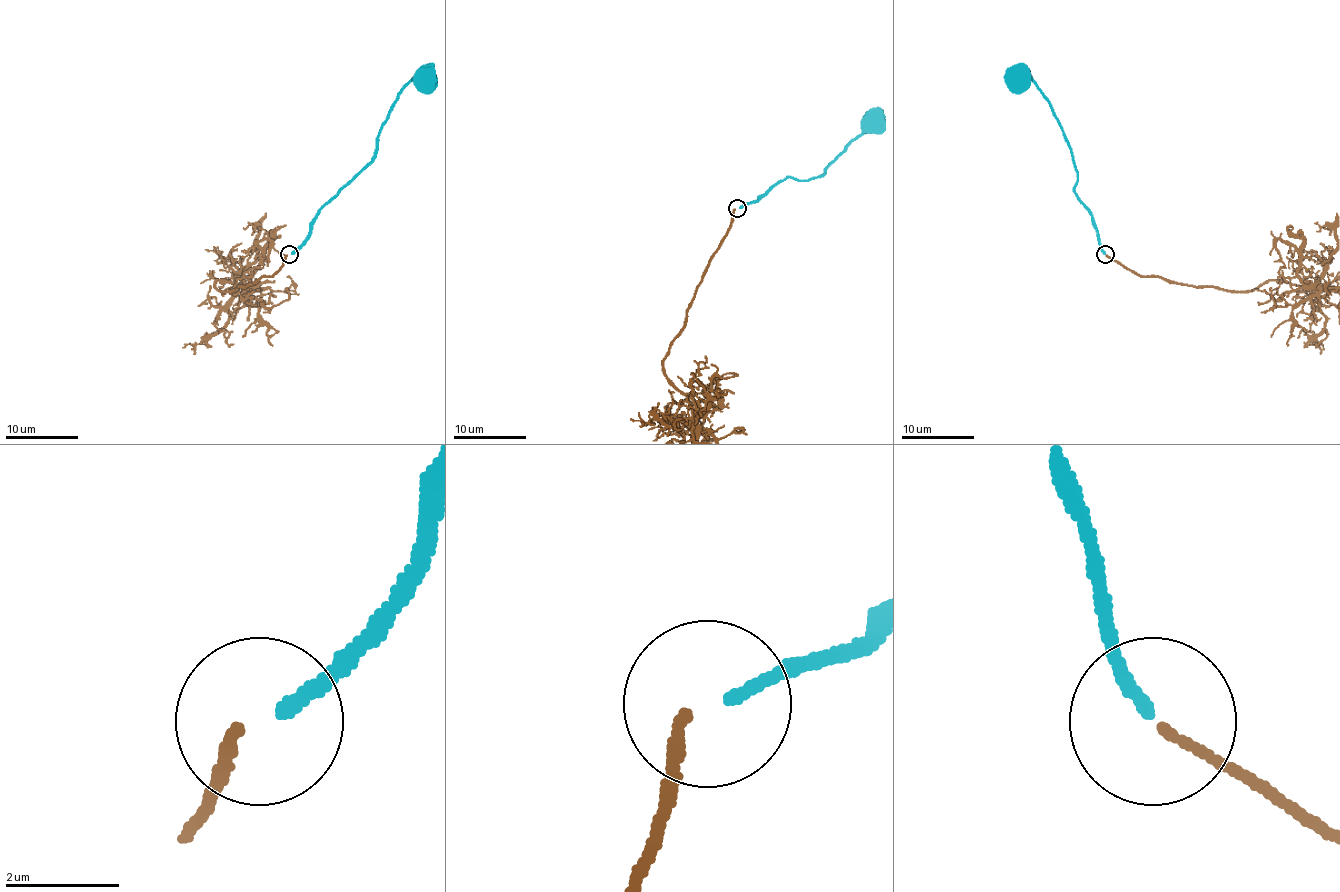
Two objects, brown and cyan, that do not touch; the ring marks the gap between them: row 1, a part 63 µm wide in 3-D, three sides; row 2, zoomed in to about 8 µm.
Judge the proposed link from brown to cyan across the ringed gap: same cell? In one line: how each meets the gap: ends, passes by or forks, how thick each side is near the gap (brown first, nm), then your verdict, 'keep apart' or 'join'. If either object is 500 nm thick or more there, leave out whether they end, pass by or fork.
brown ends there; cyan ends there; 190 nm thick on the brown side, 240 nm on the other; keep apart

